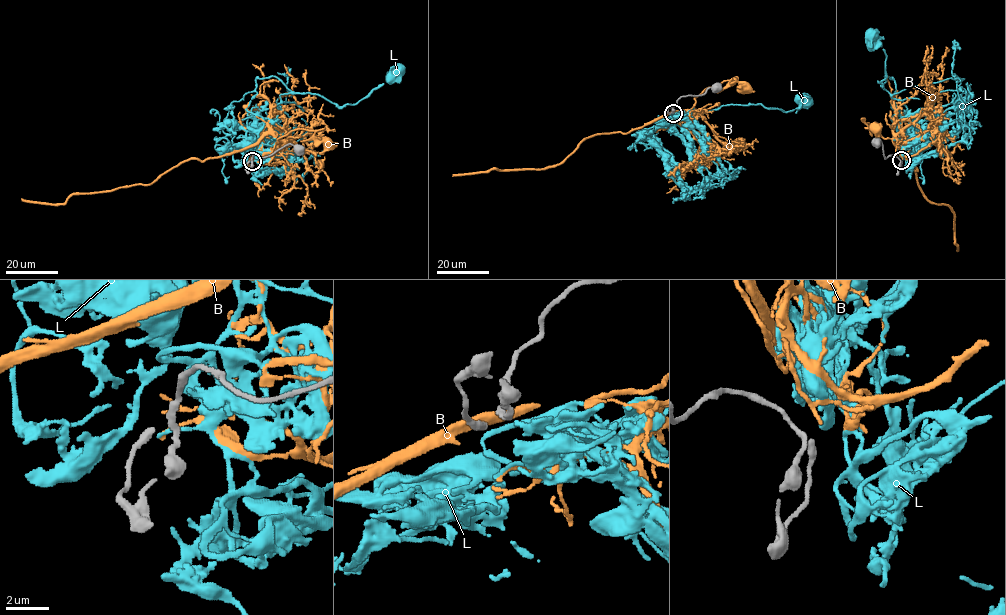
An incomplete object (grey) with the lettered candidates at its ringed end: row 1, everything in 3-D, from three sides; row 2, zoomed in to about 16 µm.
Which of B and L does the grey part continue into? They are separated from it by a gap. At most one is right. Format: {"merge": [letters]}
{"merge": []}

